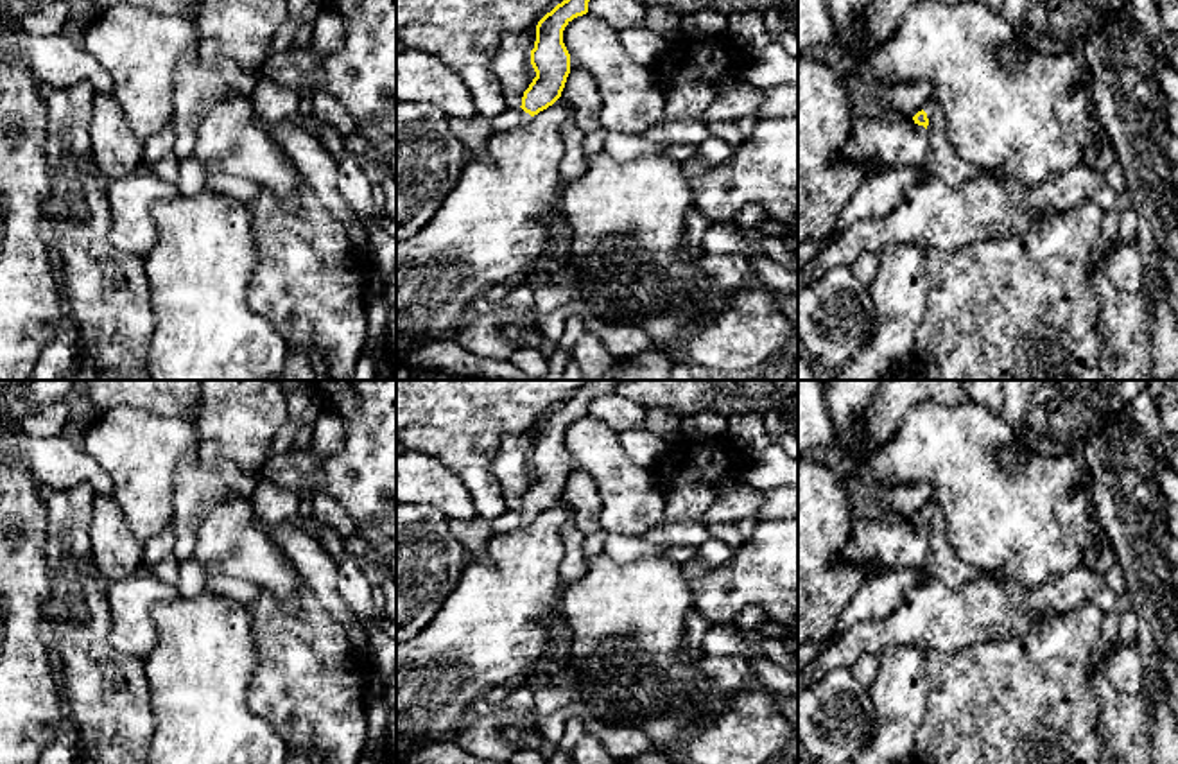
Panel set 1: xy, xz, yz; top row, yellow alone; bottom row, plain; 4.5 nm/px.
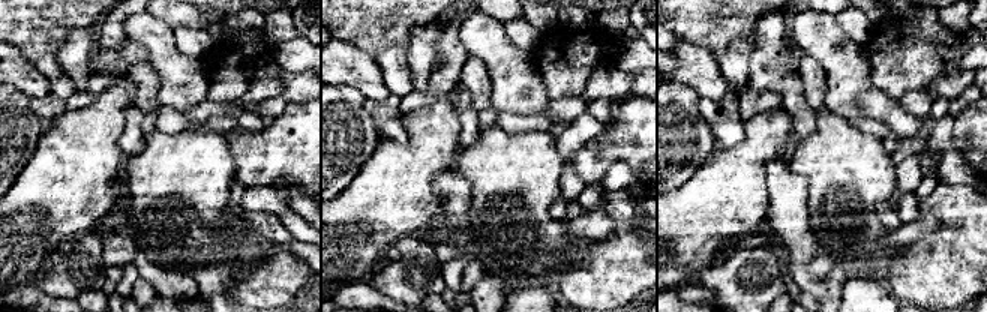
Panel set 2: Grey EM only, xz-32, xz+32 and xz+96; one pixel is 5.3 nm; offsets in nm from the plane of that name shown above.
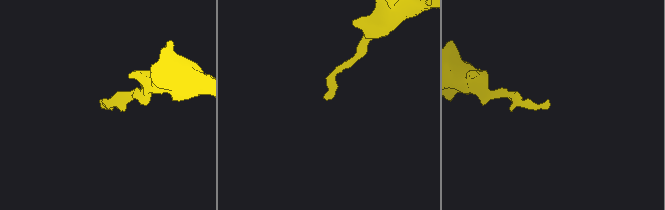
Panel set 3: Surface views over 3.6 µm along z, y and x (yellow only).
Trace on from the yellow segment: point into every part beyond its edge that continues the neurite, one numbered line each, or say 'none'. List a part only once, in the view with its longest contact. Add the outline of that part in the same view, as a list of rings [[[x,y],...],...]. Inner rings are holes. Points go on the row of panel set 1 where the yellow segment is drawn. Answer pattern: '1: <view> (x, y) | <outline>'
1: yz (942, 160) | [[[929,99],[923,106],[923,111],[929,118],[929,147],[923,161],[929,174],[952,187],[959,187],[970,178],[977,176],[981,169],[954,151],[947,136],[947,122],[941,106]]]

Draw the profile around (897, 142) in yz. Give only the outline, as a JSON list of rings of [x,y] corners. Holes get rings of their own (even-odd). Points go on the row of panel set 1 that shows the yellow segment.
[[[864,102],[841,151],[845,161],[880,161],[886,172],[923,165],[929,140],[913,117],[882,111]]]

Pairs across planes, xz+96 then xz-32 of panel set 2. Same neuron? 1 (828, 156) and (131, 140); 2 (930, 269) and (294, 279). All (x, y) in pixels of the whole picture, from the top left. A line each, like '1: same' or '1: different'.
1: different
2: same

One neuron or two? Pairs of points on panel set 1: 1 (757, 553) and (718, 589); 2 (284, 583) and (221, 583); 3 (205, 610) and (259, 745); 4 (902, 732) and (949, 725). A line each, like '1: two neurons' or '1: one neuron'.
1: one neuron
2: two neurons
3: one neuron
4: two neurons

